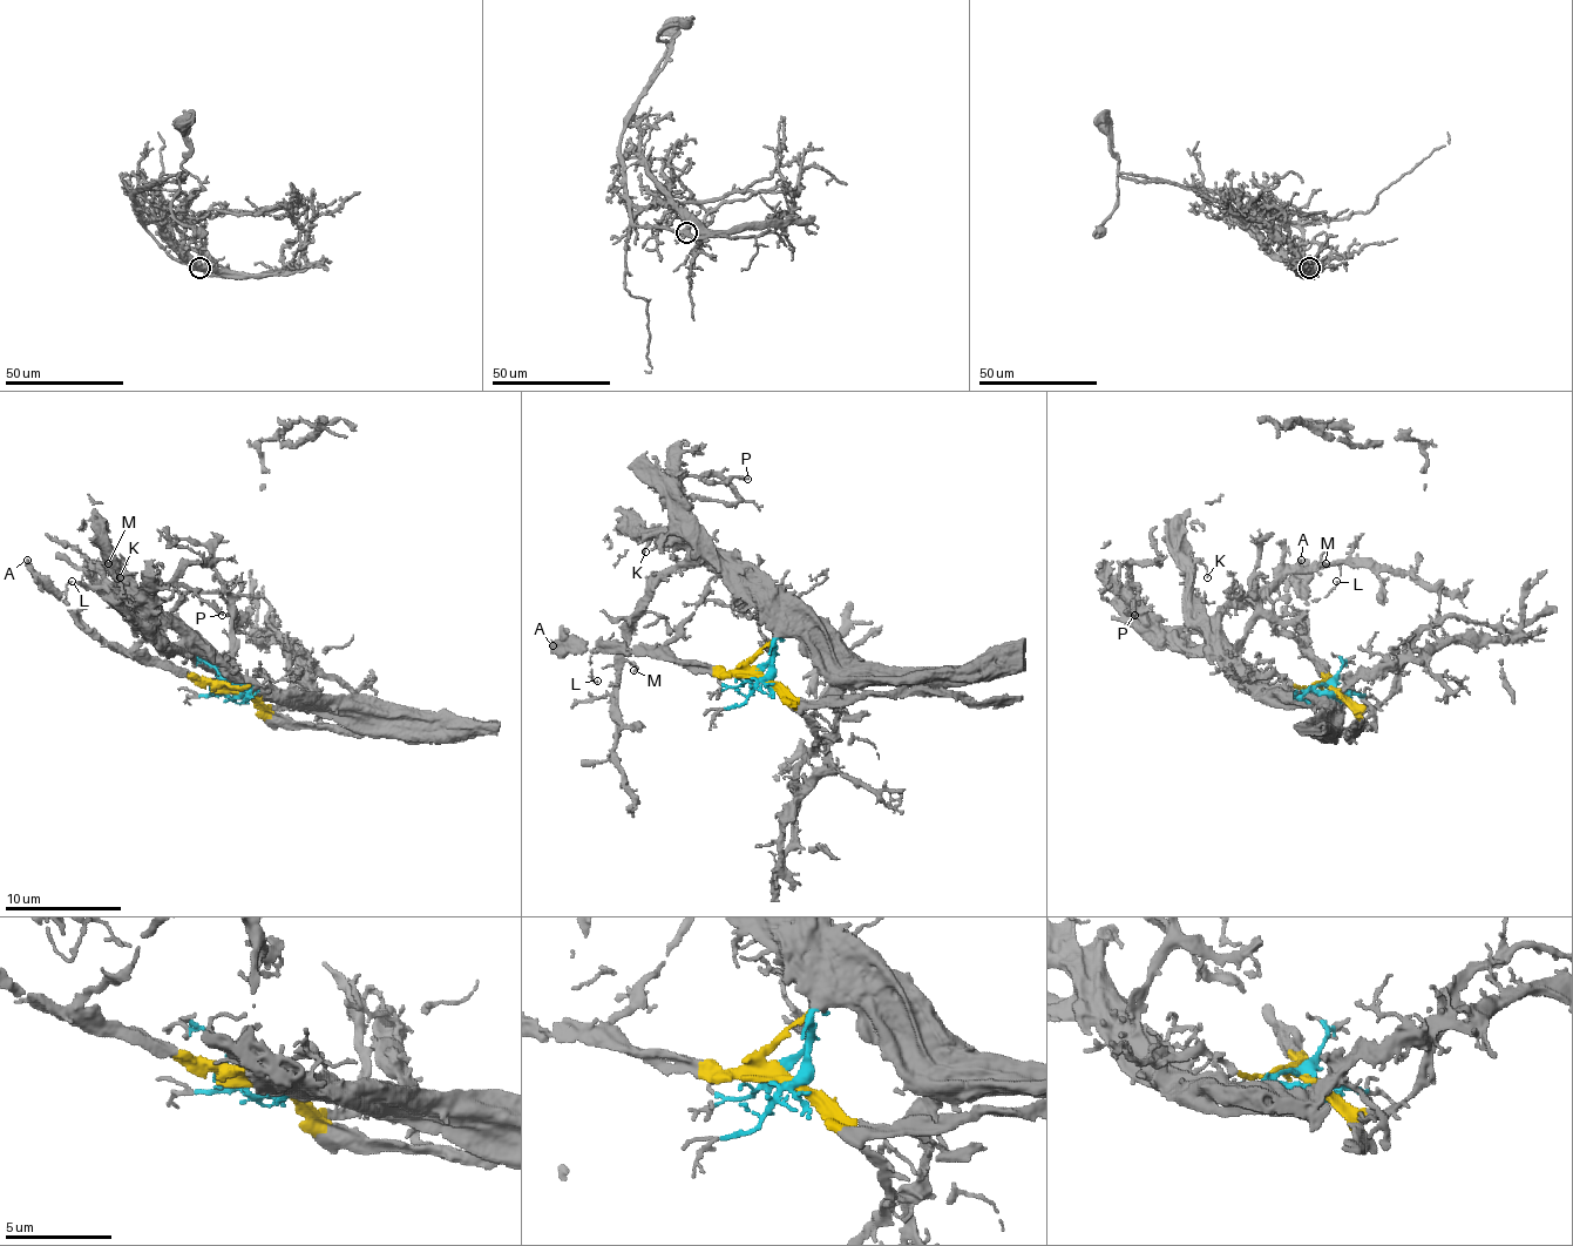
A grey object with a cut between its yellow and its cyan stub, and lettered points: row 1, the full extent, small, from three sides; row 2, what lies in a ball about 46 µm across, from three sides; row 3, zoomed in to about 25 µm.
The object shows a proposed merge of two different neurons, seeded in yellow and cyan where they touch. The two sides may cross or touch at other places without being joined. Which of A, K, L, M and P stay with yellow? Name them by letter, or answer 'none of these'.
A, L

